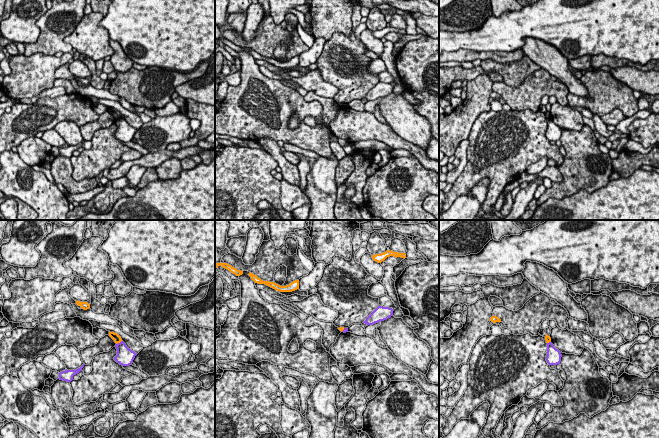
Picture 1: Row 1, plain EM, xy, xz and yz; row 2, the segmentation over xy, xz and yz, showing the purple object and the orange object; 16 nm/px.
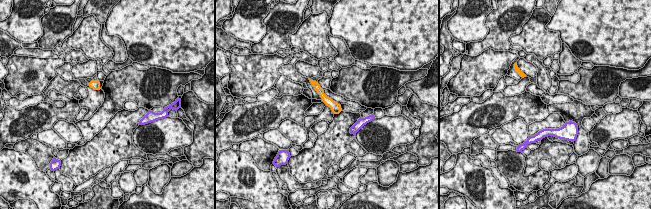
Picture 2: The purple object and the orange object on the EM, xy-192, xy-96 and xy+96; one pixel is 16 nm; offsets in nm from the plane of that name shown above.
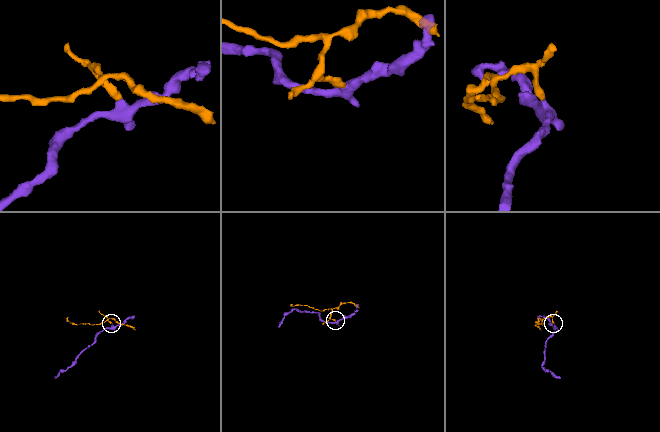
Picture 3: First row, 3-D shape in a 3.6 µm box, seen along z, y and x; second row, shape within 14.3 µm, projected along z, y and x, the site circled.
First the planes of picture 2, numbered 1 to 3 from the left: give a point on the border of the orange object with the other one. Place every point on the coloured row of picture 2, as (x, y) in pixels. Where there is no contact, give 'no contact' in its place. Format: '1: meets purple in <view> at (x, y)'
1: no contact
2: no contact
3: no contact

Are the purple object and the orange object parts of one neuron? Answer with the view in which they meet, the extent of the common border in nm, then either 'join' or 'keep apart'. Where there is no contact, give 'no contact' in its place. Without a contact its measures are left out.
contact in xy; length 120 nm; keep apart

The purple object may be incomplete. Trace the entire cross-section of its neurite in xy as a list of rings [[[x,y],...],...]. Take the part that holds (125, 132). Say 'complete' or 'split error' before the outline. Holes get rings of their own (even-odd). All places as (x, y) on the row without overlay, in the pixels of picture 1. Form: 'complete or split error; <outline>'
complete; [[[123,117],[116,120],[115,123],[117,131],[114,133],[114,136],[122,142],[131,141],[137,129],[129,125]]]

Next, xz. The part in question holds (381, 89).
complete; [[[378,82],[363,98],[367,102],[373,101],[380,97],[387,96],[393,91],[393,85],[389,83]]]

